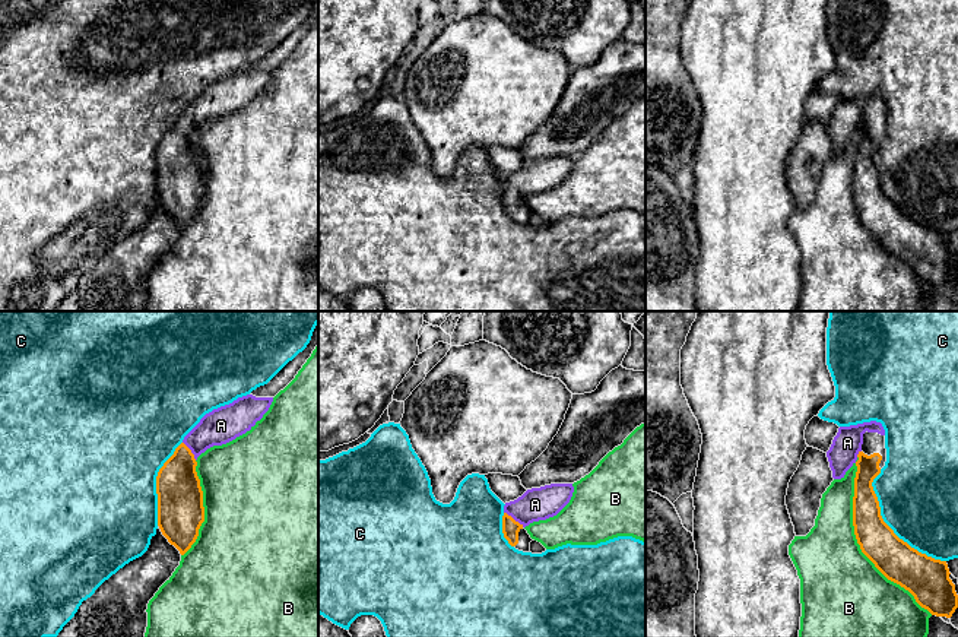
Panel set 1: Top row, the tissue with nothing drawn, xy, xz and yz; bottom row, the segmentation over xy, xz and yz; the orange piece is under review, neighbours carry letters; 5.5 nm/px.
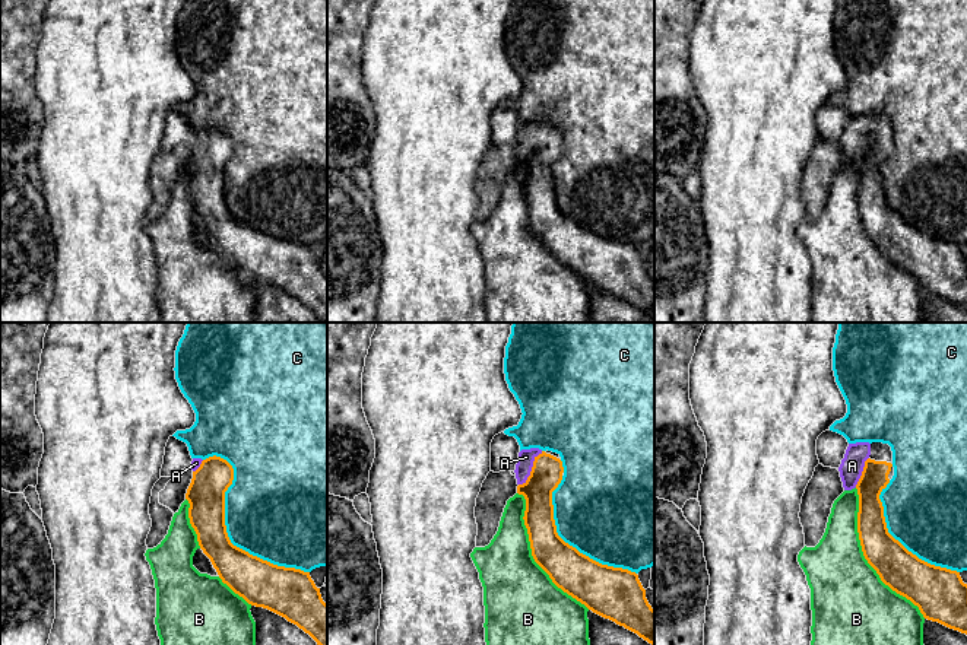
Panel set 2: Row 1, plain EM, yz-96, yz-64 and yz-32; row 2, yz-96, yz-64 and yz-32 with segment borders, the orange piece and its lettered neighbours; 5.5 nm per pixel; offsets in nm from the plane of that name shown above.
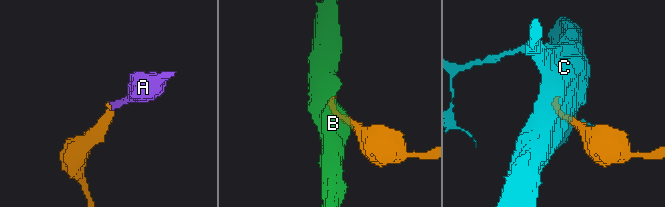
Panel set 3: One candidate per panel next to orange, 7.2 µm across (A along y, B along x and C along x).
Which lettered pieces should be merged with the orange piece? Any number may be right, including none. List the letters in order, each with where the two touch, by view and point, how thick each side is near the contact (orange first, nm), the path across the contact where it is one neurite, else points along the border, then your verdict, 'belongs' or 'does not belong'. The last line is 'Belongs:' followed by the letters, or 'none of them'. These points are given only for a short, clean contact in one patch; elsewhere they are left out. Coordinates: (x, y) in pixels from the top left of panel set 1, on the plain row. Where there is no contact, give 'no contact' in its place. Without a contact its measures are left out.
A: meets orange in xz at (513, 192); 100 nm thick on the orange side, 180 nm on the other; runs through xz (510, 200), (513, 192), (535, 177); belongs
B: meets orange in yz at (857, 214); 220 nm thick on the orange side, 420 nm on the other; does not belong
C: meets orange in yz at (888, 199); 220 nm thick on the orange side, 440 nm on the other; does not belong
Belongs: A

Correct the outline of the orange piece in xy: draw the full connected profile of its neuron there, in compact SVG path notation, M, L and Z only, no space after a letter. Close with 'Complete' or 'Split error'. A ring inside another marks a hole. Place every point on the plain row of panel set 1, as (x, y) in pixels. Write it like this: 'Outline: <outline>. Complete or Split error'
Outline: M247 67L206 86L184 110L156 149L158 199L184 228L204 194L203 164L196 145L197 130L250 104L269 83L273 70Z. Split error

